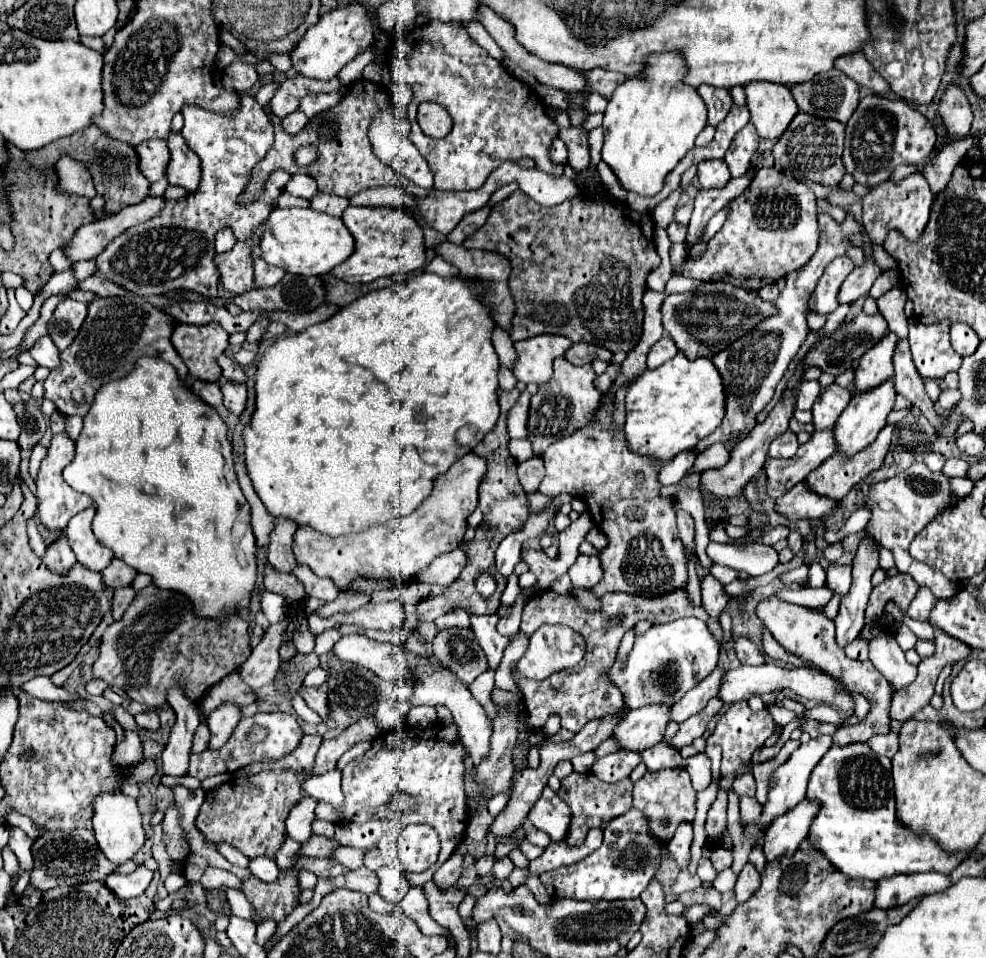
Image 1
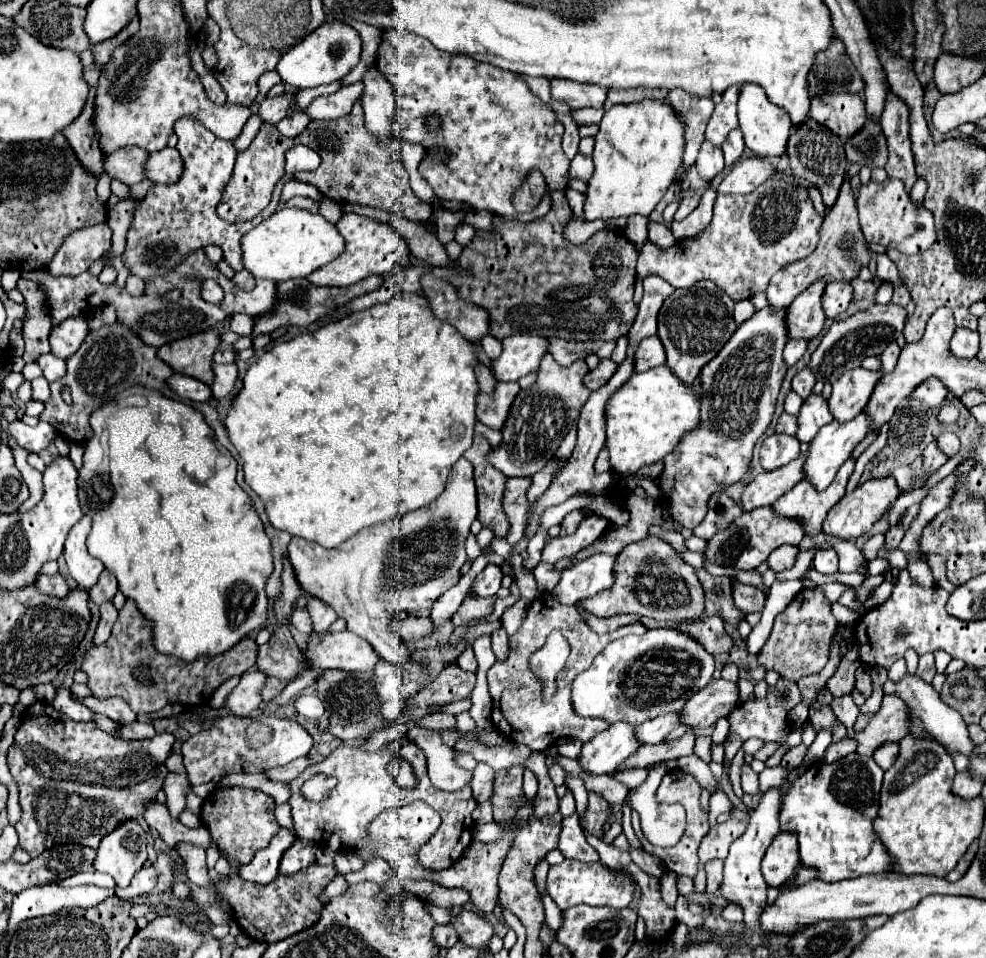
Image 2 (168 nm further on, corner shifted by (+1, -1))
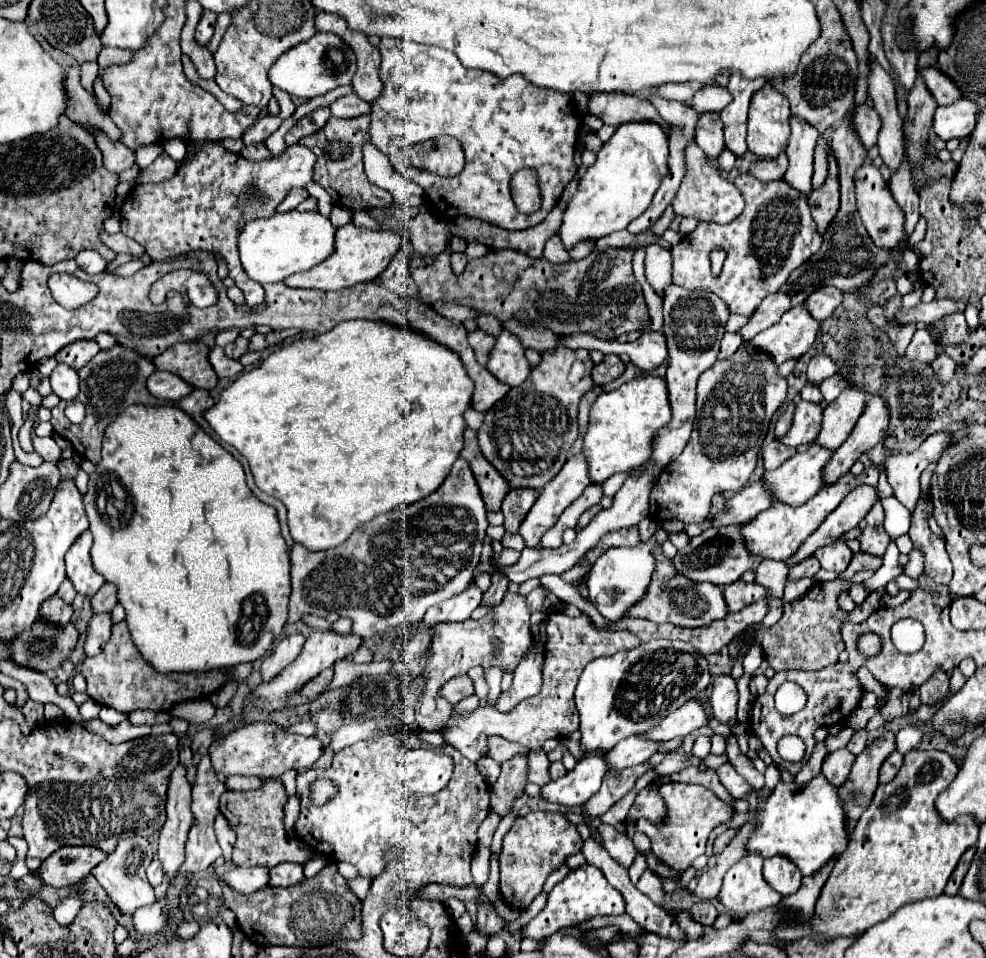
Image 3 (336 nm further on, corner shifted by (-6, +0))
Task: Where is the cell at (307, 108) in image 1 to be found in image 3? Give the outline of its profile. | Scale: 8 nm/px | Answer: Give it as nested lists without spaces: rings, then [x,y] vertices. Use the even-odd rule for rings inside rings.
[[[355,92],[337,98],[329,108],[331,108],[331,116],[335,118],[357,118],[371,110],[371,106],[367,106],[367,102],[363,102]]]

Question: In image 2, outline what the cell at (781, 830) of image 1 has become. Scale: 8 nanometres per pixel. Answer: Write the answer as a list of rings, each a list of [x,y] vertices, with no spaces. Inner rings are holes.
[[[778,833],[762,859],[762,875],[768,887],[784,889],[796,879],[800,859],[796,851],[796,835]]]

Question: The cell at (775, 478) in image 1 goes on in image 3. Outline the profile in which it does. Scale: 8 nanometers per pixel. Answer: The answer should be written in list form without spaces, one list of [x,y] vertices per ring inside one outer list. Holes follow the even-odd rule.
[[[755,480],[727,500],[727,508],[713,518],[713,526],[747,524],[759,512],[767,510],[771,504],[773,504],[773,492],[765,488],[763,480]]]

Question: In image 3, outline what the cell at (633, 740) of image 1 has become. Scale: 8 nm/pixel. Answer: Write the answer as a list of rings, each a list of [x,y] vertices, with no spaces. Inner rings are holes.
[[[591,752],[587,758],[581,758],[571,772],[563,778],[549,782],[541,788],[541,794],[549,802],[563,804],[567,808],[587,802],[601,786],[603,776],[607,774],[607,754]]]

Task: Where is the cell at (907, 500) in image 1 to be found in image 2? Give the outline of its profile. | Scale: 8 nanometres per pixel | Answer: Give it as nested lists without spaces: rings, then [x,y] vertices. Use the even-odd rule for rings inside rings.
[[[892,477],[866,481],[864,485],[856,487],[852,493],[844,495],[844,499],[840,499],[836,503],[836,507],[830,509],[830,513],[826,515],[826,519],[822,523],[822,531],[826,535],[830,535],[830,537],[836,537],[836,539],[860,537],[862,533],[872,529],[872,525],[884,515],[886,507],[898,499],[898,495],[900,495],[900,491],[898,491],[898,485],[896,485],[896,481]]]

